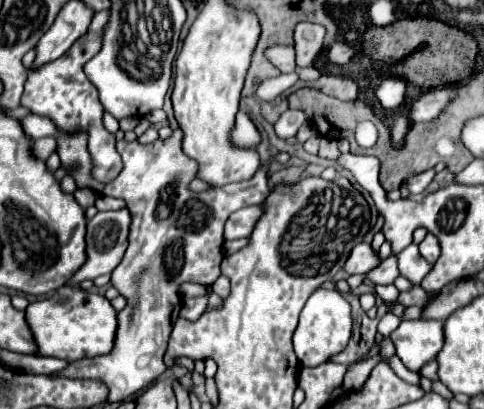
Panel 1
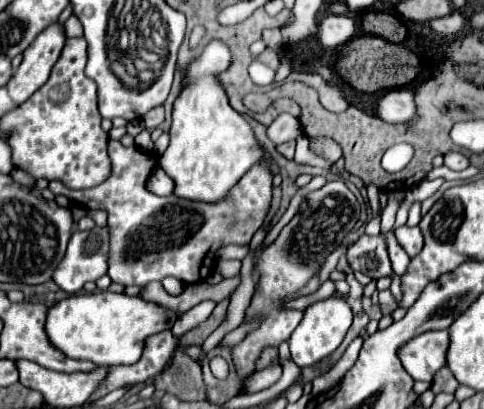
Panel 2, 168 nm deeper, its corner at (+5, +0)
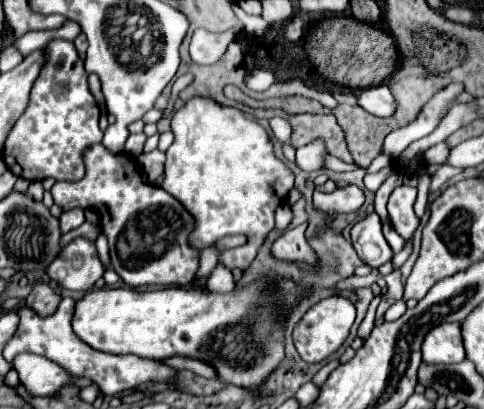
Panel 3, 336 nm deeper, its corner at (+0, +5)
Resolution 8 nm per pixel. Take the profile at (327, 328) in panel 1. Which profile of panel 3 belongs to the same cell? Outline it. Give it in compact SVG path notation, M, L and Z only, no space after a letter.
M330 296L326 300L320 300L318 304L314 304L304 316L302 320L294 326L294 346L300 354L300 358L304 362L322 362L326 360L330 354L334 354L342 342L346 340L352 324L356 318L356 308L350 300L340 298L340 296Z

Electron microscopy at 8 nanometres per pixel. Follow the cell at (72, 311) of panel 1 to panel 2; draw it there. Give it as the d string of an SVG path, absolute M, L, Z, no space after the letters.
M95 291L89 295L71 295L59 301L47 313L45 331L51 343L73 359L87 359L101 367L111 365L133 365L141 359L145 339L159 331L171 329L177 313L163 309L157 303L141 297L129 297L125 293Z

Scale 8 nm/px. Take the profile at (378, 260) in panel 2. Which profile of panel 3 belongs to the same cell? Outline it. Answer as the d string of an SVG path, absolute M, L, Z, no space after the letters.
M376 212L368 214L352 228L352 246L358 252L360 260L372 268L380 268L394 256L386 238L382 236L382 224Z

